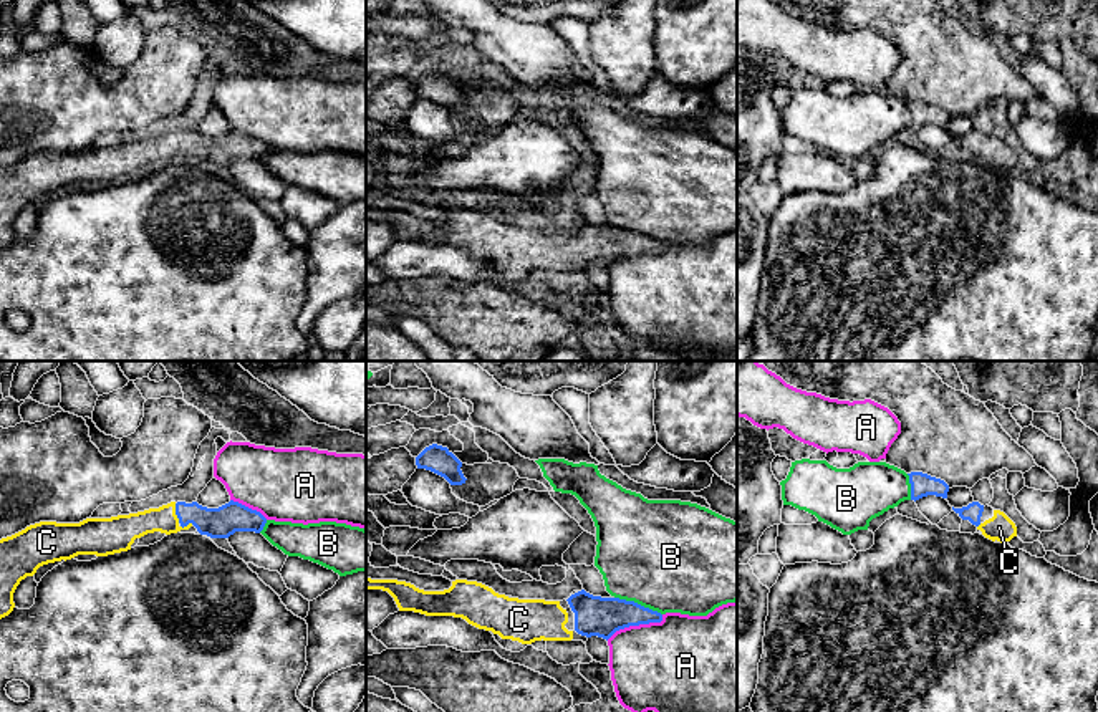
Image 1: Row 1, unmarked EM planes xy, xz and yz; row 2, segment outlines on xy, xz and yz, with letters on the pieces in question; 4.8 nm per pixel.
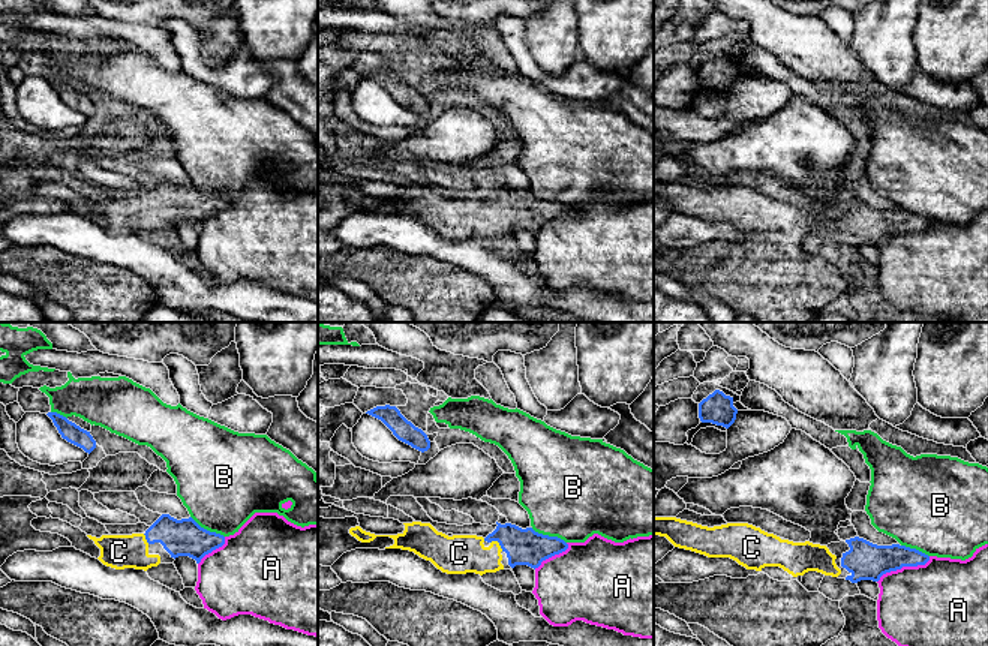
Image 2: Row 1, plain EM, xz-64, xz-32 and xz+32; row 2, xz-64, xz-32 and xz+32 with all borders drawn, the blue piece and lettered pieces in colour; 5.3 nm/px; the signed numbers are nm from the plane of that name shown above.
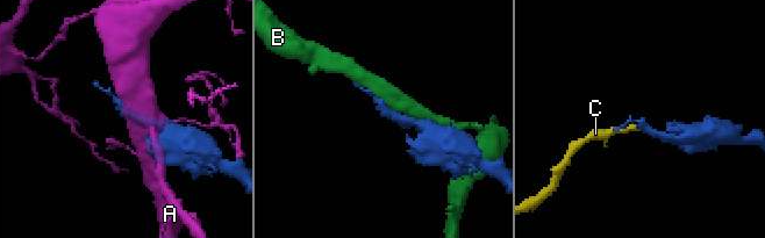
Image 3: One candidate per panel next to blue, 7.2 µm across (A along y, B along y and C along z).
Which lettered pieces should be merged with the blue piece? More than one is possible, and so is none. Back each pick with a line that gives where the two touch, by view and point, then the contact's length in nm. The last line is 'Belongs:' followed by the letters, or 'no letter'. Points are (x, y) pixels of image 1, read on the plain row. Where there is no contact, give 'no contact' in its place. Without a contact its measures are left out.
C: meets blue in xy at (176, 143); contact 100 nm long
Belongs: C

